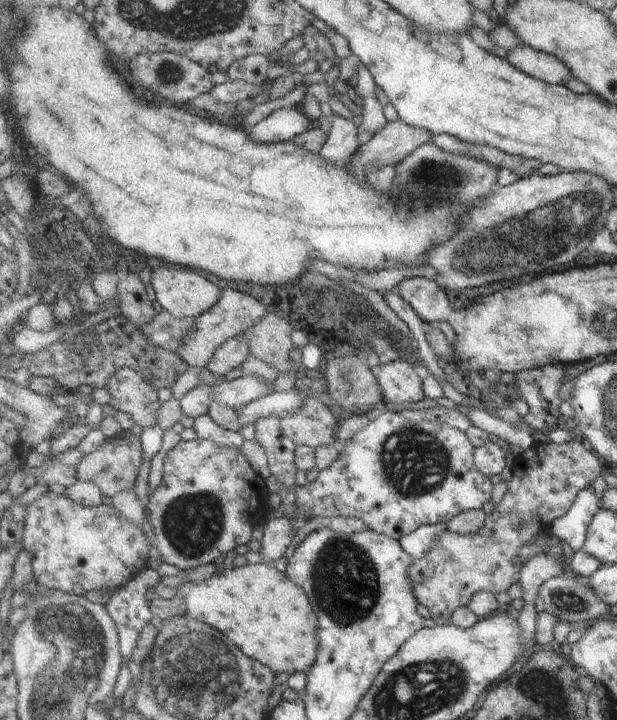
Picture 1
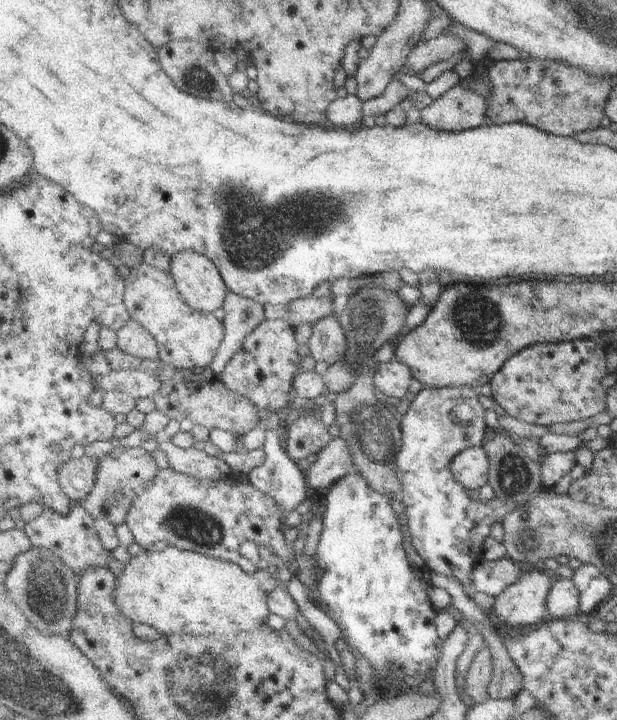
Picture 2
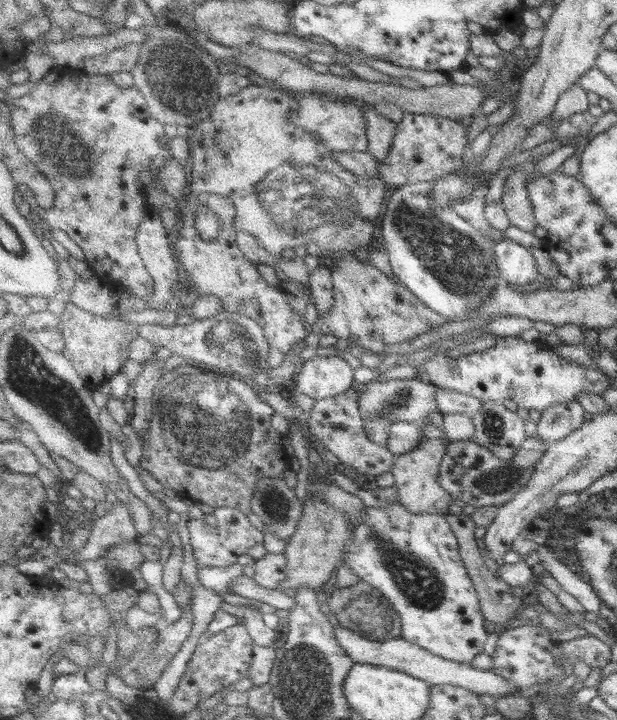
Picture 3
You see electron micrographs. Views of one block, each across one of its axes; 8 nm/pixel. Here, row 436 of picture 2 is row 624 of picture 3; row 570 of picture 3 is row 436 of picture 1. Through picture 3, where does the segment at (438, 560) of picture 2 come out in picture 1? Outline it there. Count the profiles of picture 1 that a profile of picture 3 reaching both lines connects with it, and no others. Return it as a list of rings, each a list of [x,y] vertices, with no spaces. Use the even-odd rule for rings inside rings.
[[[383,412],[377,420],[373,422],[367,422],[367,425],[356,433],[351,440],[348,440],[346,444],[343,444],[342,448],[339,449],[340,454],[336,461],[319,472],[317,479],[314,482],[303,482],[301,481],[296,490],[296,502],[297,508],[302,508],[306,512],[310,512],[313,517],[328,517],[334,518],[338,516],[354,517],[362,520],[364,524],[378,532],[378,534],[383,534],[394,538],[394,540],[402,540],[404,536],[408,536],[412,532],[423,528],[428,525],[440,525],[441,523],[447,523],[456,518],[458,514],[464,512],[465,510],[483,510],[484,506],[492,501],[492,492],[494,492],[494,484],[492,480],[479,469],[479,466],[475,462],[475,452],[477,448],[475,444],[472,444],[472,440],[468,438],[467,434],[461,432],[459,429],[452,428],[448,424],[444,425],[440,420],[438,422],[422,422],[422,424],[413,424],[400,416],[398,412]]]

